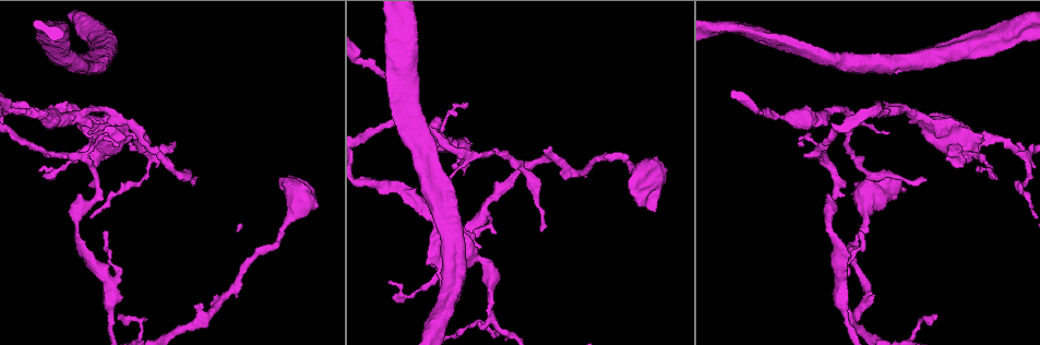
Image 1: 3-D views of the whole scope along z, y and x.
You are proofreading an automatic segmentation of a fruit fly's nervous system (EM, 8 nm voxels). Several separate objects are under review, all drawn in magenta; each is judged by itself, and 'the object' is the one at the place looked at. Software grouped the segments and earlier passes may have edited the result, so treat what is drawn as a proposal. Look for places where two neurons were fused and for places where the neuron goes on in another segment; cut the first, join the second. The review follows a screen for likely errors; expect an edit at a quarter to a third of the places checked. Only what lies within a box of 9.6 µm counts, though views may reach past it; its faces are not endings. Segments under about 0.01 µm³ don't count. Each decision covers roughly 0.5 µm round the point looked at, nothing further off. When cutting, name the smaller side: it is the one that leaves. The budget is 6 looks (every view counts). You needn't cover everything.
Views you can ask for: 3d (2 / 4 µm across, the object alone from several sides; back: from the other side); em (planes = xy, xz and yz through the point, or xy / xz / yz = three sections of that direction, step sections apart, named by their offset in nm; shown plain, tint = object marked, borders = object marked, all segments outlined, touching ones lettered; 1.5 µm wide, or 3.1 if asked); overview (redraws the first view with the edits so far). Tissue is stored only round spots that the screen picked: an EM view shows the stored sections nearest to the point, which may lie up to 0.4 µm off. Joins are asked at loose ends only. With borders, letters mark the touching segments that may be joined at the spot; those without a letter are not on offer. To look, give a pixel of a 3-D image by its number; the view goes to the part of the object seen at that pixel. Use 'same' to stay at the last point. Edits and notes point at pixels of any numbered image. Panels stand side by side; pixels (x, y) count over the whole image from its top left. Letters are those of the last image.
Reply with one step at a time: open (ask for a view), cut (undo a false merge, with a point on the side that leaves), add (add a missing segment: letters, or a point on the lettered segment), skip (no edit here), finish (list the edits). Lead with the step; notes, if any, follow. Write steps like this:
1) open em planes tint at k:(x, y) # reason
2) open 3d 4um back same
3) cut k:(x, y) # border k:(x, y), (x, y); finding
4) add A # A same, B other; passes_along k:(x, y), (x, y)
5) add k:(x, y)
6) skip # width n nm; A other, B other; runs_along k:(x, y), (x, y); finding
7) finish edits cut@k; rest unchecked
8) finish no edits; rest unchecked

open 3d 2um at 1:(903, 192) # thick end

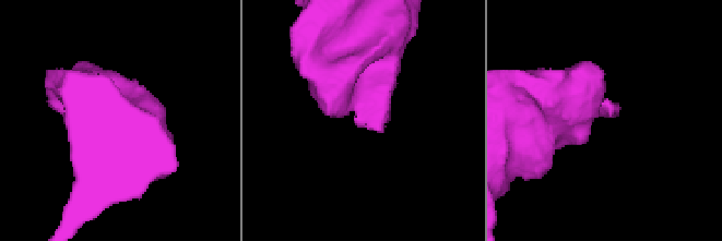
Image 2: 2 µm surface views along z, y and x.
open em xy step 4 plain at 2:(616, 114) # shape alone is not enough

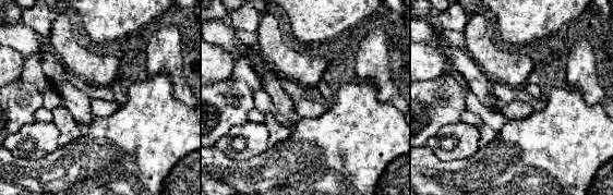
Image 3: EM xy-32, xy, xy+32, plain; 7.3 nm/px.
open em xy step 4 borders same # see the neighbours

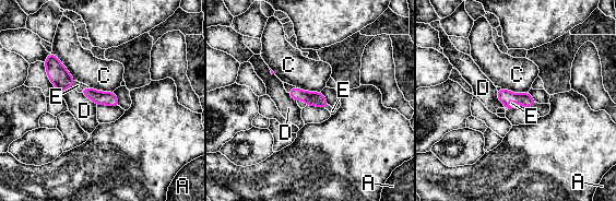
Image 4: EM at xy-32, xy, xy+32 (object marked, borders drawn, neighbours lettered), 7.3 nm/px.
add E # A other, C other, D other, E same; passes_along 4:(98, 97), (83, 87), (78, 85); the neuron continues

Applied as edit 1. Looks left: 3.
open overview # redraw

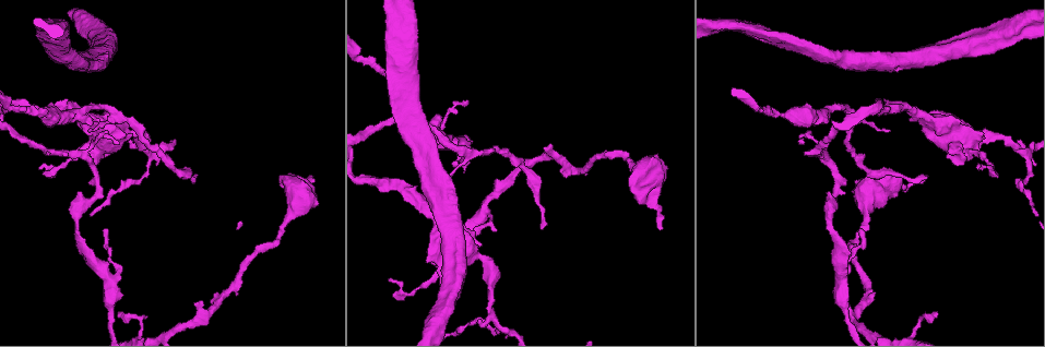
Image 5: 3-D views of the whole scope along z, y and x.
open 3d 4um at 5:(974, 148) # thick end

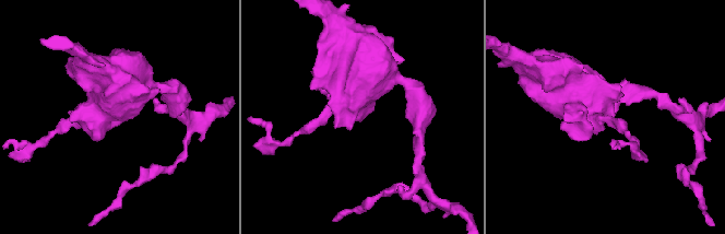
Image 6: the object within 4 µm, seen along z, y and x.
open em planes borders at 6:(371, 108)

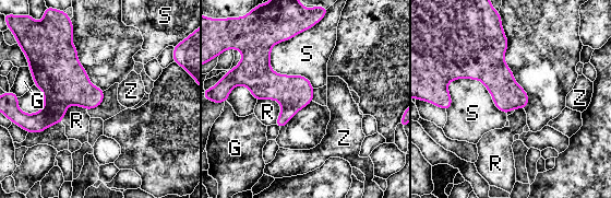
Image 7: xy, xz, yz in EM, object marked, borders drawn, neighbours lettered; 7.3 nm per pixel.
skip # G other, R other, S other, Z other; border 7:(316, 23), (272, 47), (273, 71); no lettered segment goes on from it

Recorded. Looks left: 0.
finish edits add@4; rest unchecked

